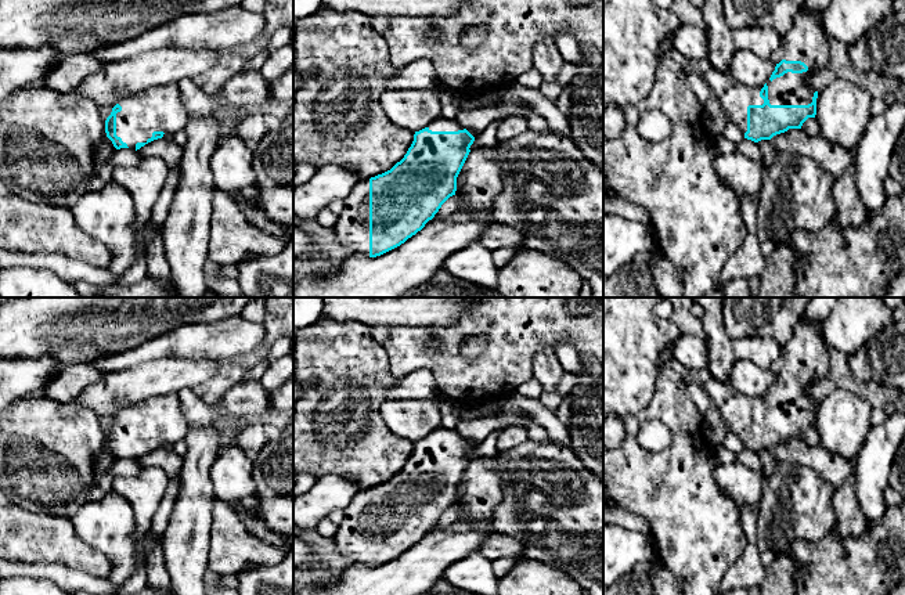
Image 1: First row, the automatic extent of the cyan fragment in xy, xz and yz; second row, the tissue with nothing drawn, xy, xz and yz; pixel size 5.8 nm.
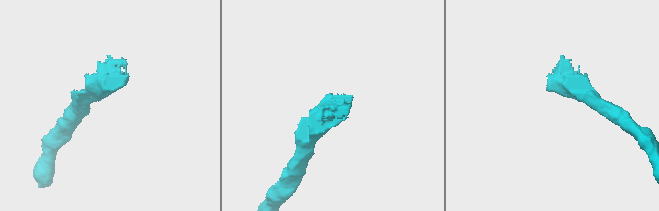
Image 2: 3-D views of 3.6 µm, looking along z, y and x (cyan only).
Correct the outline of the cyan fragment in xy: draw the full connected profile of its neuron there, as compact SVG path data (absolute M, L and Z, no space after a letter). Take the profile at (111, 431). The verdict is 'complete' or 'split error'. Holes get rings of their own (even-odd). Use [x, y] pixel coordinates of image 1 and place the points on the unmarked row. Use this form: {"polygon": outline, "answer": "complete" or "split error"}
{"polygon": "M167 393L120 410L105 430L105 443L116 459L137 461L165 443L184 440L187 432L179 394Z", "answer": "split error"}

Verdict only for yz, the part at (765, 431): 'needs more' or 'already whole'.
needs more

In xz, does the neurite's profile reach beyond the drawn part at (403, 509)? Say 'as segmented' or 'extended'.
extended

